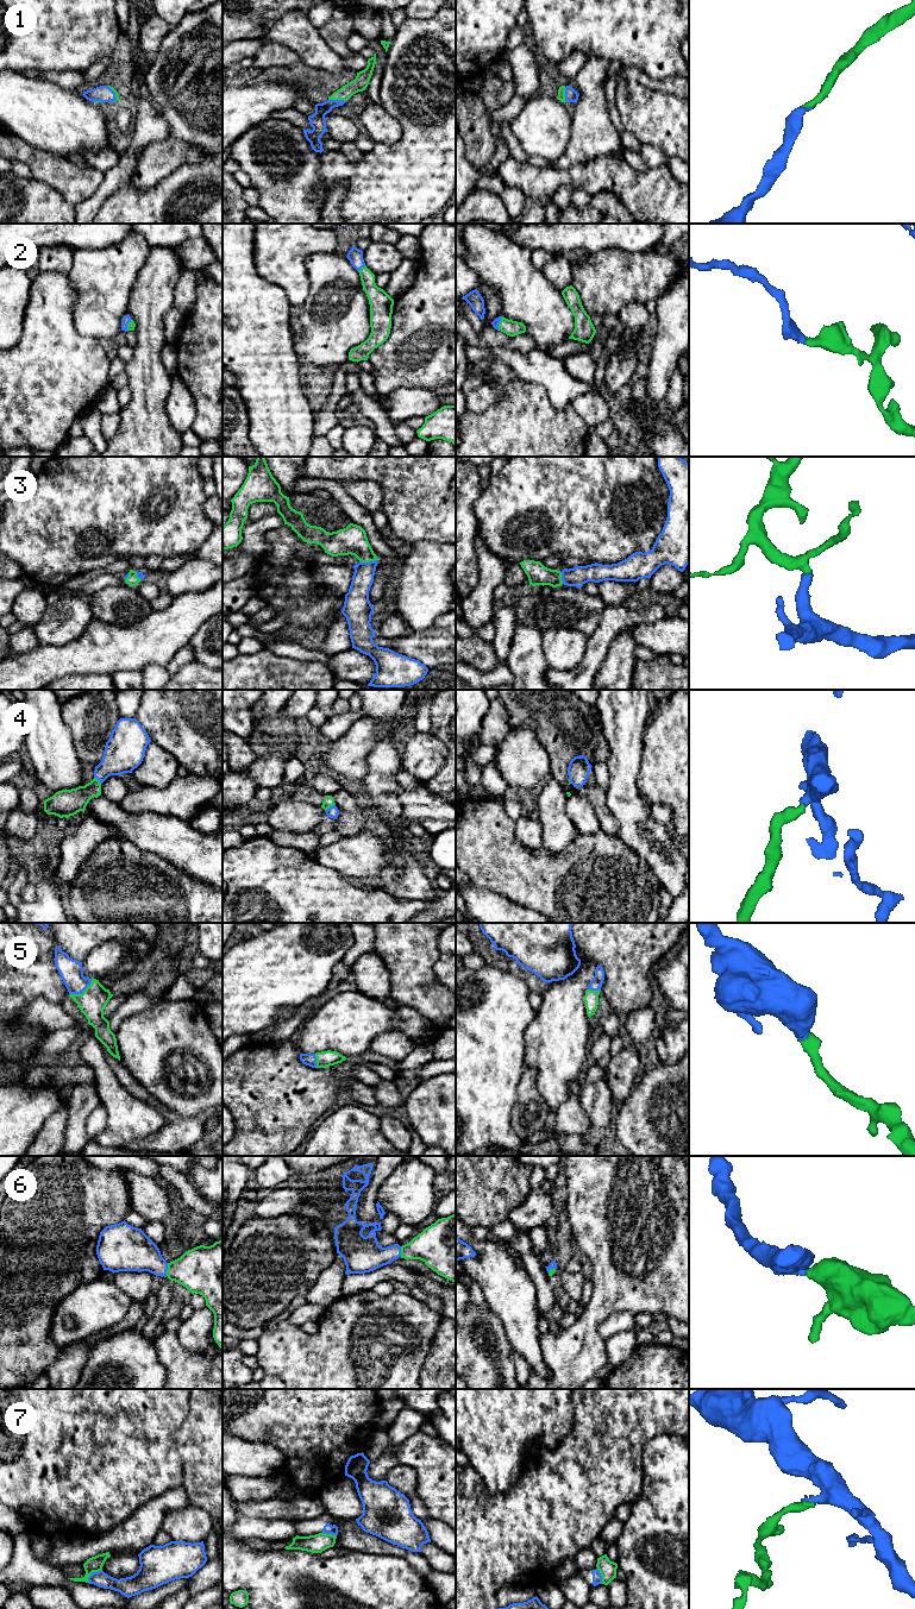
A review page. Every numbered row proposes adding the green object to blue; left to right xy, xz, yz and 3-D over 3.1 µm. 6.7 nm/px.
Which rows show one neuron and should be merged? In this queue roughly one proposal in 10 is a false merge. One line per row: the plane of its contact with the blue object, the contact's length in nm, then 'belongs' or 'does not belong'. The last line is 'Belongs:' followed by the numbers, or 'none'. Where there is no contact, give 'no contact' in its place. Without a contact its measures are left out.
1: xz | 120 nm | belongs
2: xz | 70 nm | belongs
3: xz | 120 nm | belongs
4: xz | 80 nm | belongs
5: xy | 200 nm | belongs
6: xy | 90 nm | belongs
7: xy | 130 nm | does not belong
Belongs: 1, 2, 3, 4, 5, 6

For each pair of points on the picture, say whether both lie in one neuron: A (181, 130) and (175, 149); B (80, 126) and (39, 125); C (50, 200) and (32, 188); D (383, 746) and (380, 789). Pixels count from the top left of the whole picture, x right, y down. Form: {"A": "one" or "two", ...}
{"A": "two", "B": "one", "C": "one", "D": "one"}

